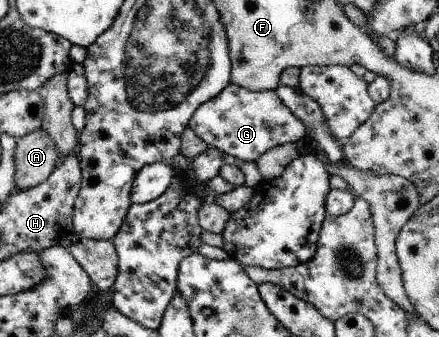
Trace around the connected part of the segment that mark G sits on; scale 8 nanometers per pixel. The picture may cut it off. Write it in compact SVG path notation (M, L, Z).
M235 83L227 84L217 97L199 106L189 125L209 148L214 147L227 156L253 163L274 147L295 143L308 135L306 123L287 109L275 90L249 91Z

